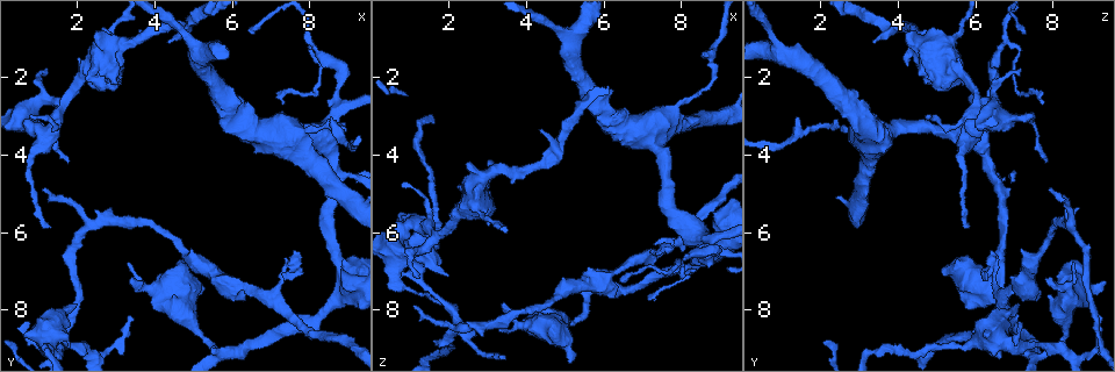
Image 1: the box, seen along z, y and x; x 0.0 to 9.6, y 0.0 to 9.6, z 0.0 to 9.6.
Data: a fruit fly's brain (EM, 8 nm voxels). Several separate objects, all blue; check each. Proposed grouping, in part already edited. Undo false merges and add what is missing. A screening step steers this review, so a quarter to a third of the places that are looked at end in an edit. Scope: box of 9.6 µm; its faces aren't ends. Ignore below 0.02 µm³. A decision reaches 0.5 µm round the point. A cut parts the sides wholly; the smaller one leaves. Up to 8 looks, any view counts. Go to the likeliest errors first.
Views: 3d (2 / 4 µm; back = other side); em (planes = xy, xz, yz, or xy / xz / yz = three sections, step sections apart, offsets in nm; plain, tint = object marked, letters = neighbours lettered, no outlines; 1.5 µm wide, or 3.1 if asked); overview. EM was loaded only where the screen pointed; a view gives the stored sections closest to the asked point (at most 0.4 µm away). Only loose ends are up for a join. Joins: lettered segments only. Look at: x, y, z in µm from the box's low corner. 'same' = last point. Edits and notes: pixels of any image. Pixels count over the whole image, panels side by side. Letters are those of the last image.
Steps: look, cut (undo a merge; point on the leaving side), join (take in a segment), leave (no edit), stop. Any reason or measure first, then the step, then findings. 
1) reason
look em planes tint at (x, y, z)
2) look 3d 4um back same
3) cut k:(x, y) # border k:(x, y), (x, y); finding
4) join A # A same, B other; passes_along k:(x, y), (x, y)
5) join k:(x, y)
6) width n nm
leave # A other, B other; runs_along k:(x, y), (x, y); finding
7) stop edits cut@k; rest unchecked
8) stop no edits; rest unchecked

long arm stops here
look 3d 4um at (1.75, 4.20, 7.80)

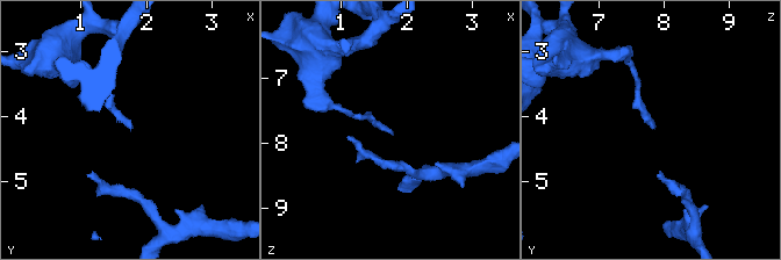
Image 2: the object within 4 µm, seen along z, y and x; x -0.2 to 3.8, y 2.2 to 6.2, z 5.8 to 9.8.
look em planes letters at (1.80, 4.15, 7.85)

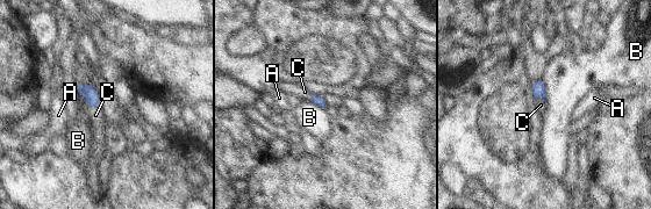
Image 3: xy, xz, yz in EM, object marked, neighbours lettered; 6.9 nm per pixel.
join C # A other, B other, C same; passes_along 3:(88, 93), (91, 106), (95, 115); it goes on there

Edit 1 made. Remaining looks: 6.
branch stops here
look 3d 4um at (1.15, 1.95, 7.15)

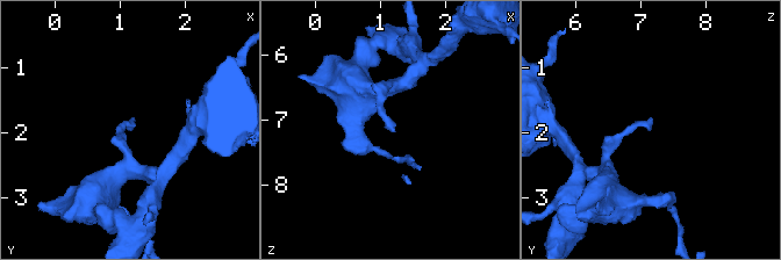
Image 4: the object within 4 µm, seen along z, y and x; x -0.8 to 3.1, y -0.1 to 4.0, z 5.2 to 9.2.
look em planes letters at (1.15, 1.95, 7.15)

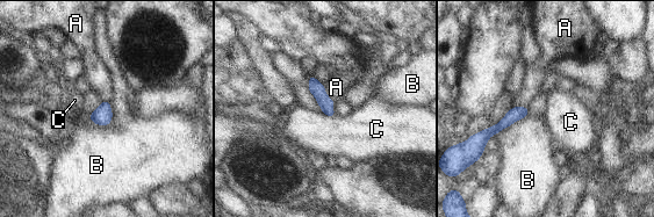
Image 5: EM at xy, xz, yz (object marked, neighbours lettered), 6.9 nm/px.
width 100 nm
leave # A other, B other, C other; no lettered segment goes on from it

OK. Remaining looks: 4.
look overview

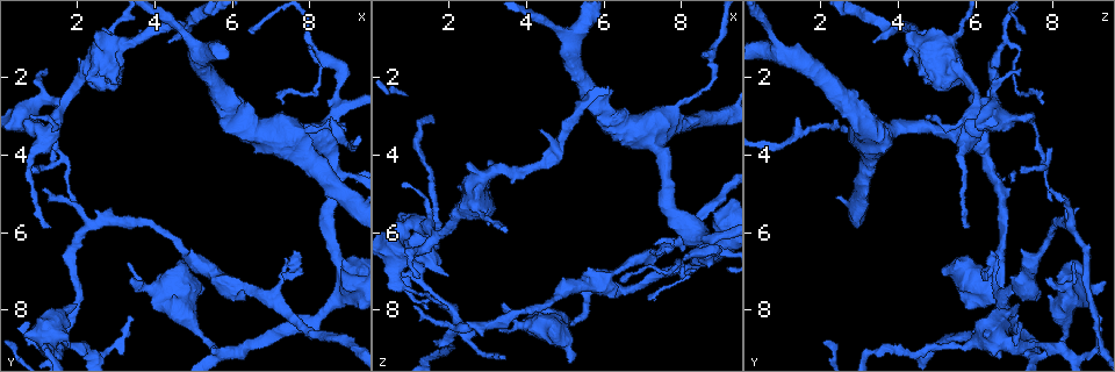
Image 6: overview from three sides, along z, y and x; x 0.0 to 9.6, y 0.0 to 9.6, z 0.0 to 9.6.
calibre changes
look 3d 4um at (8.05, 1.10, 6.70)

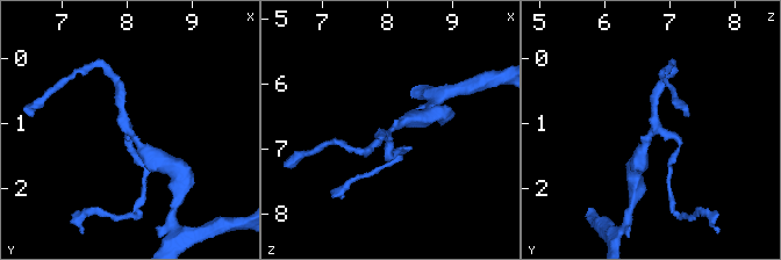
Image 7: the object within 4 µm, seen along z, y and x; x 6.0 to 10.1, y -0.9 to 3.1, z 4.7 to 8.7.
now the EM
look em planes tint at (8.00, 1.10, 6.75)

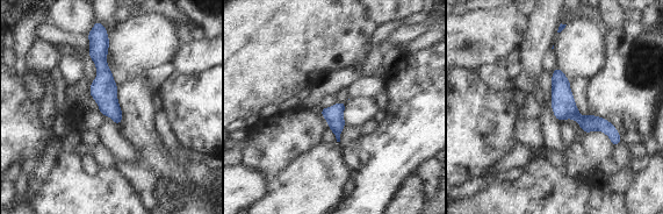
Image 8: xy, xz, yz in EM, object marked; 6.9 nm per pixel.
look em planes letters same

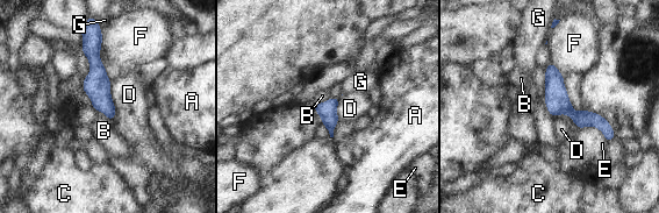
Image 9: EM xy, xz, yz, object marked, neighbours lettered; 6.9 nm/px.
longest_contact D 280 nm
leave # A other, B other, C other, D other, E other, F other, G other; border 9:(543, 97), (546, 109), (553, 118); continuous, no second neuron

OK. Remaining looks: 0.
stop edits join@3; rest unchecked

